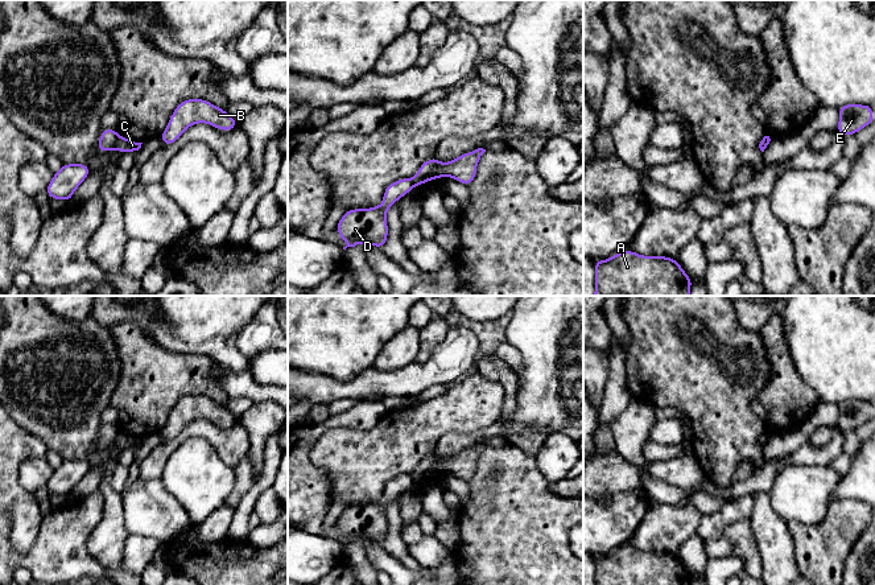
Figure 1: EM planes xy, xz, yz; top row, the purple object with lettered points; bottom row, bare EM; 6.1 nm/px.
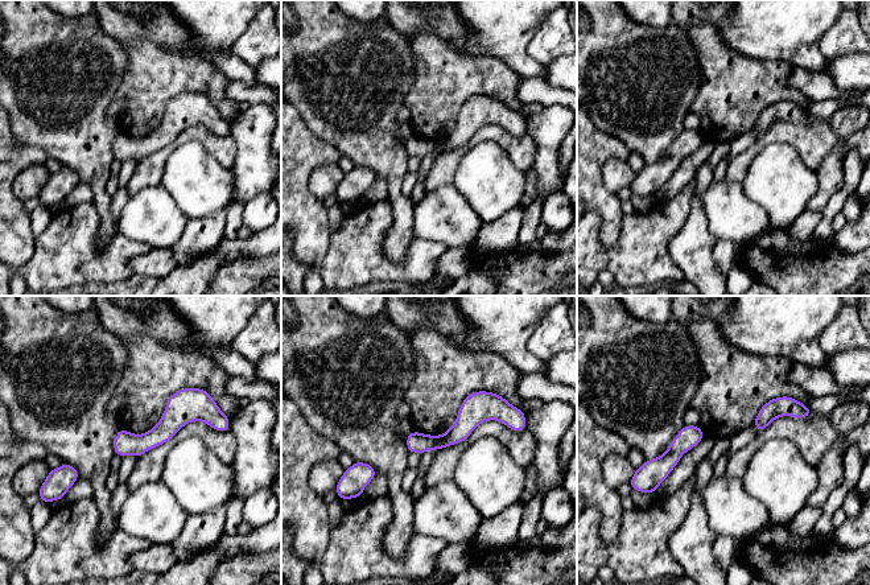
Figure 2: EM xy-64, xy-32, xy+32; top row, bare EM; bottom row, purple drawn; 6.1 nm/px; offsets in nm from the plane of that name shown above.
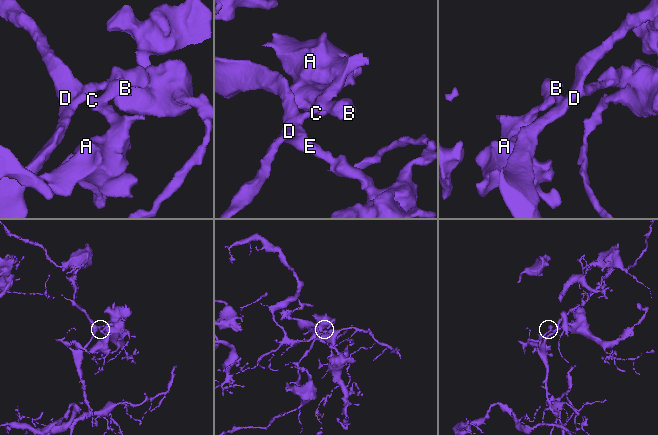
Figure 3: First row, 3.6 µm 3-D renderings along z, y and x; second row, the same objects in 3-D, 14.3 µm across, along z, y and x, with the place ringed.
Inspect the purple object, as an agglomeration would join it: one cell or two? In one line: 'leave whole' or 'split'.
split

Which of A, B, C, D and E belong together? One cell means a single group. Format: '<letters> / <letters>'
A B C / D E

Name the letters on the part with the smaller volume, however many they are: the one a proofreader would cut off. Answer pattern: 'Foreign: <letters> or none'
Foreign: A, B, C

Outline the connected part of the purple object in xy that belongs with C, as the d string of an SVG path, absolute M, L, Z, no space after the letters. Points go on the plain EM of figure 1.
M119 432L116 436L115 445L120 446L123 450L123 449L139 446L141 444L141 440L143 438L137 438L137 437L125 434L123 432Z

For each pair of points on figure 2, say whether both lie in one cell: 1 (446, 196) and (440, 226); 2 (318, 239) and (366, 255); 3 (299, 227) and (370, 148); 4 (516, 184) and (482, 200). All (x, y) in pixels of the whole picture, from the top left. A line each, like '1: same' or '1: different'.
1: same
2: different
3: different
4: same

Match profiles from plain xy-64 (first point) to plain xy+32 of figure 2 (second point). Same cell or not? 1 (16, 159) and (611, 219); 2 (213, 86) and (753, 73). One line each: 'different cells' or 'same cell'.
1: same cell
2: same cell

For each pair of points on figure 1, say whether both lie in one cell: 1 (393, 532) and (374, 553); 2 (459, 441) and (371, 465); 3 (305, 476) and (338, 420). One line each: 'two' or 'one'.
1: two
2: two
3: one

